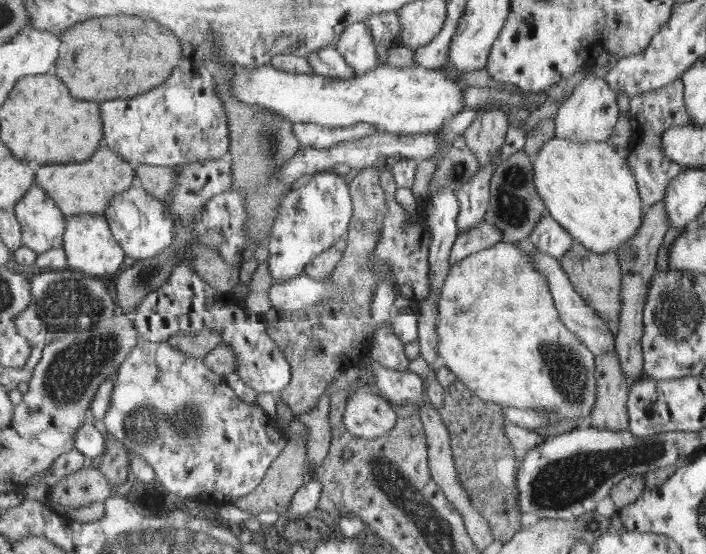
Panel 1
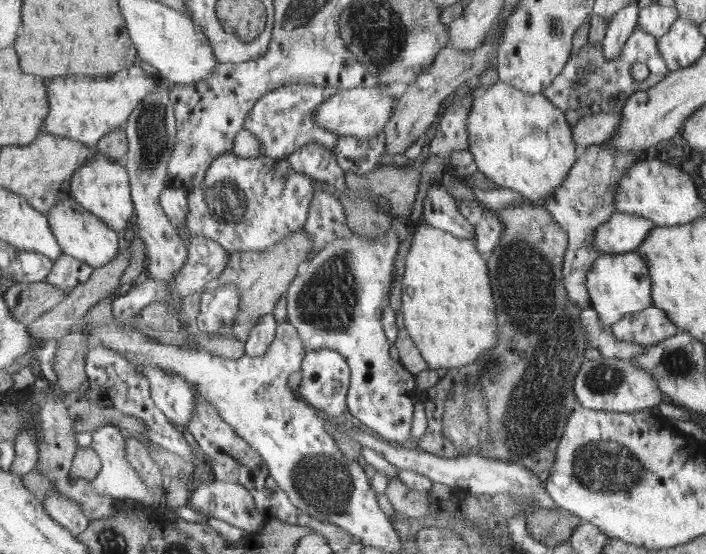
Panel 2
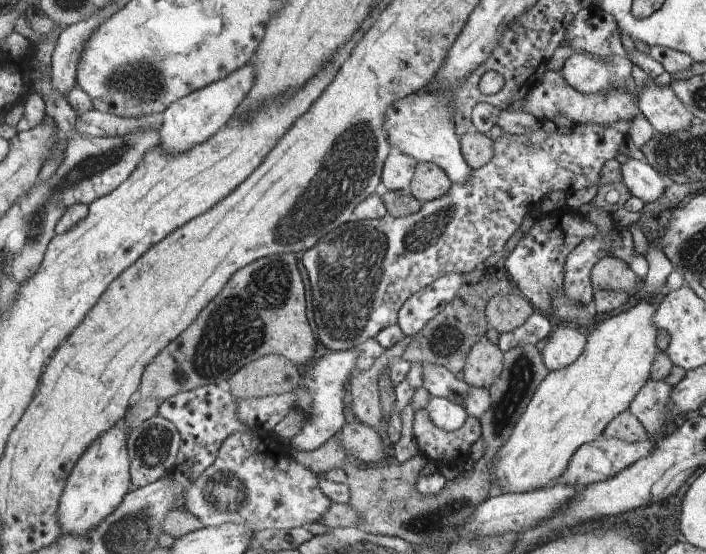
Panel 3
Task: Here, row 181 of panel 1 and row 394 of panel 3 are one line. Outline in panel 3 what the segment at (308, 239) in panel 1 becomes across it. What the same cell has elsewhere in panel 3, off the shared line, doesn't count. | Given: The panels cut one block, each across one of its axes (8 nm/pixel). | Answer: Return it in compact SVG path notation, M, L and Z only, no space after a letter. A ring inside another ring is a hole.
M347 349L346 351L335 350L330 354L314 360L309 368L303 369L304 382L302 387L312 398L311 416L308 415L299 436L289 440L292 448L301 452L317 450L327 444L343 428L345 423L345 380L351 381L353 370L357 370L357 350Z

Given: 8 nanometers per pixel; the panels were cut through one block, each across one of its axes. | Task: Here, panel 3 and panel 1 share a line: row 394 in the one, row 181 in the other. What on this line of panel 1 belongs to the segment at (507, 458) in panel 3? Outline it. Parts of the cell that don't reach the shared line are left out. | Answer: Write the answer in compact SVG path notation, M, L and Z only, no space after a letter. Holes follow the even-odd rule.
M554 137L549 142L545 142L533 162L537 192L543 198L553 218L573 235L576 243L585 245L594 253L605 254L617 250L639 234L646 210L627 154L621 154L615 144L609 141L571 142Z

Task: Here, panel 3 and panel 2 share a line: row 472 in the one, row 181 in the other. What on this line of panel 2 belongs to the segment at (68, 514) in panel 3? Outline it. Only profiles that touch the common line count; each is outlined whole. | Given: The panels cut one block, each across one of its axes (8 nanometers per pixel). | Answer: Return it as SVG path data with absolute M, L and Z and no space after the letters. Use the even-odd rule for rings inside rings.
M95 148L93 158L89 160L89 164L85 164L72 180L72 197L77 199L86 209L93 214L100 216L109 228L117 233L123 232L127 226L131 226L131 218L136 214L136 205L132 197L132 184L130 183L130 175L125 164L119 164L114 160L109 160L107 156L103 156Z

